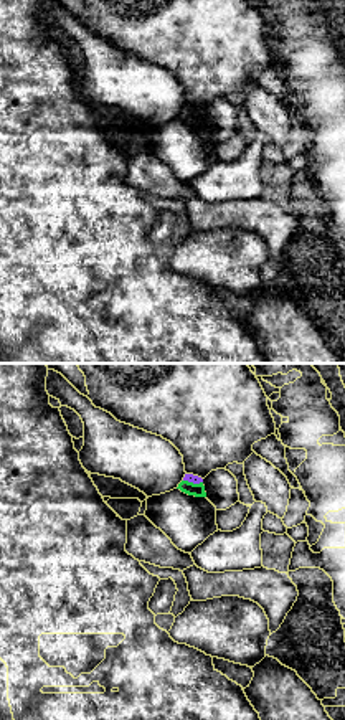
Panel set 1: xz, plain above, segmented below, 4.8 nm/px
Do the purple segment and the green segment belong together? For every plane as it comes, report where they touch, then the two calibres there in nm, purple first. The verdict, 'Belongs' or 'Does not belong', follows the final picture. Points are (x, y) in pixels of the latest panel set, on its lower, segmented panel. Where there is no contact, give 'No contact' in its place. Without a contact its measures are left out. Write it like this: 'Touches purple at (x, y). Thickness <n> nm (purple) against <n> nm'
Touches purple at (193, 483). Thickness 50 nm (purple) against 60 nm

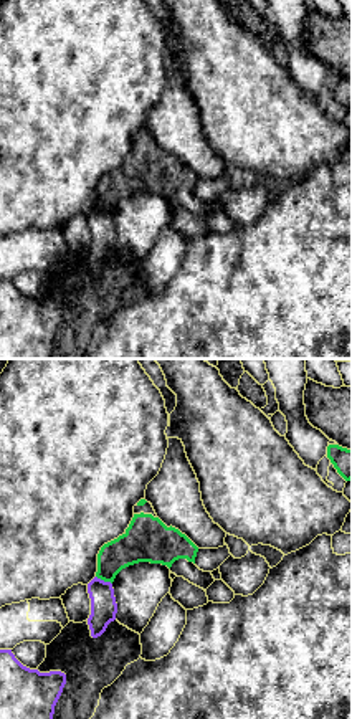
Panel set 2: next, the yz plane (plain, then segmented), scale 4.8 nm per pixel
Touches purple at (103, 580). Thickness 130 nm (purple) against 180 nm

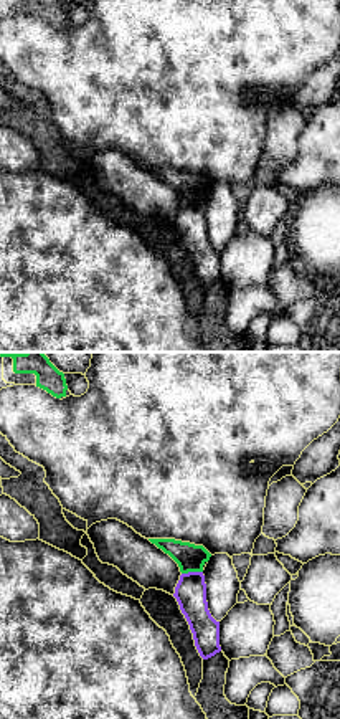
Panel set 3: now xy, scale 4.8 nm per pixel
Touches purple at (192, 572). Thickness 160 nm (purple) against 140 nm

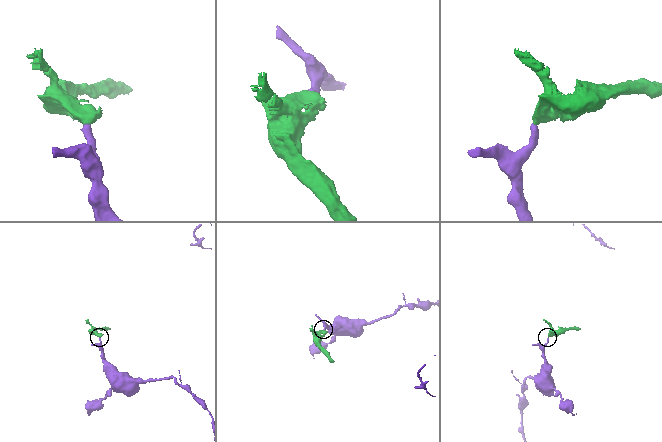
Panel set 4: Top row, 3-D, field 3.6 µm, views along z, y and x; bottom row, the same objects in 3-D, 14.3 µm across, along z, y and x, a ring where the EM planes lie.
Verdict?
Does not belong

